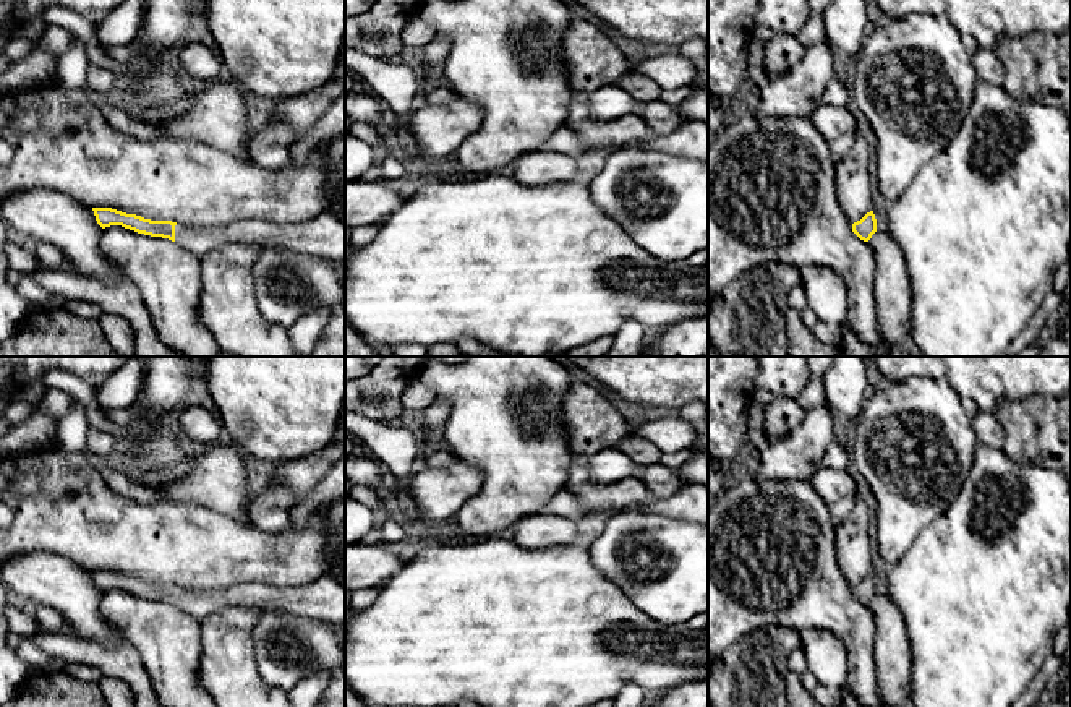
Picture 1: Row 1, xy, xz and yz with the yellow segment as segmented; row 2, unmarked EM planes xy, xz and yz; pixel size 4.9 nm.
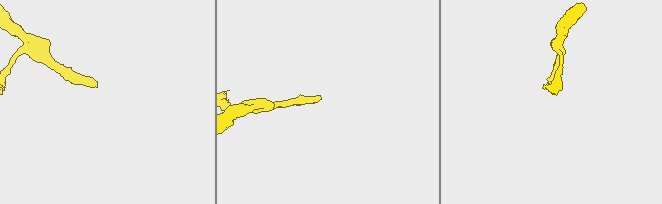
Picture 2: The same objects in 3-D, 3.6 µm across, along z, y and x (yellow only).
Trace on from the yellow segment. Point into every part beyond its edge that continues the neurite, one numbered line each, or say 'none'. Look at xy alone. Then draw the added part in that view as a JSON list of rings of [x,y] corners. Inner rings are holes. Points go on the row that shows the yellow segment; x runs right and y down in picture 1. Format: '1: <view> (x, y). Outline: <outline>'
1: xy (323, 235). Outline: [[[329,211],[285,225],[254,219],[212,227],[177,224],[175,242],[201,259],[220,245],[237,242],[288,248],[331,261],[345,261],[345,222]]]

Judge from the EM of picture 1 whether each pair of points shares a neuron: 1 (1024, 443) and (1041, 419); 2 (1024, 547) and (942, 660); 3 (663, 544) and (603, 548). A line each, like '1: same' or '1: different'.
1: same
2: same
3: same

